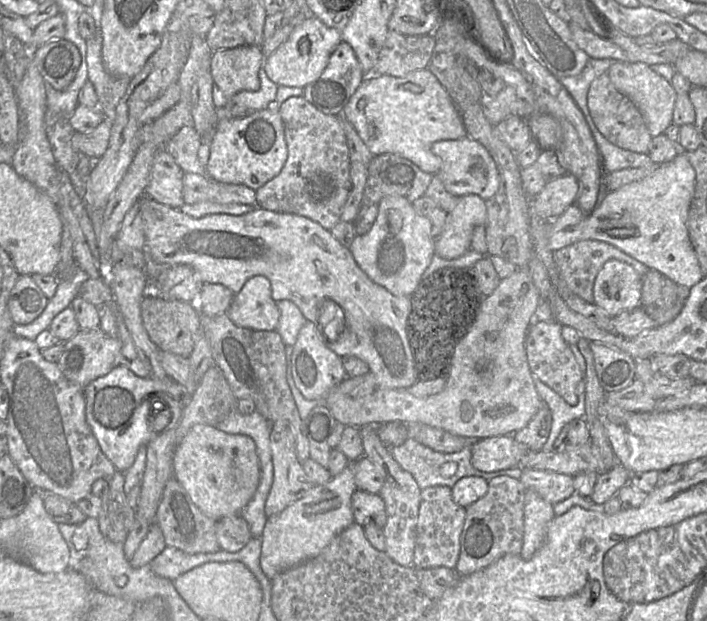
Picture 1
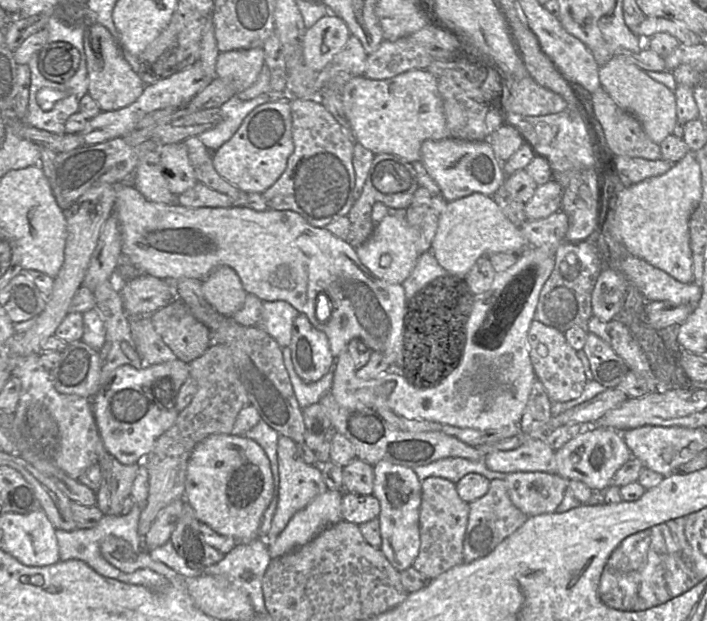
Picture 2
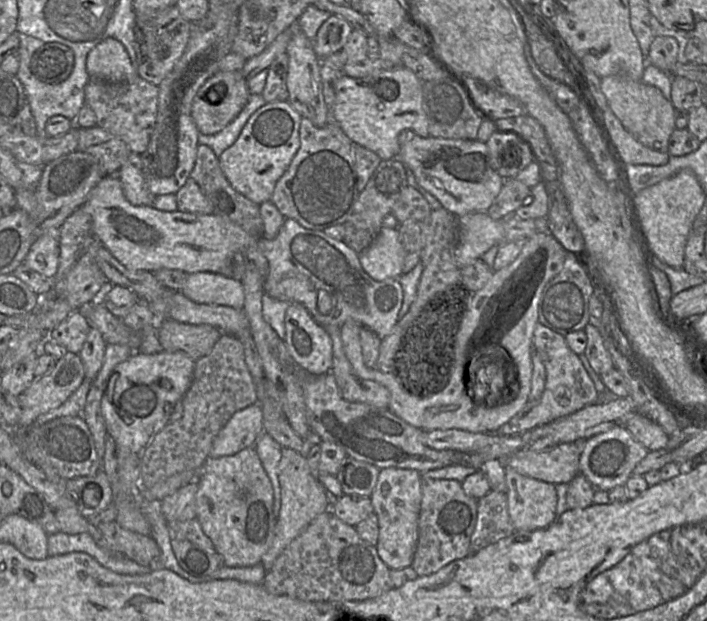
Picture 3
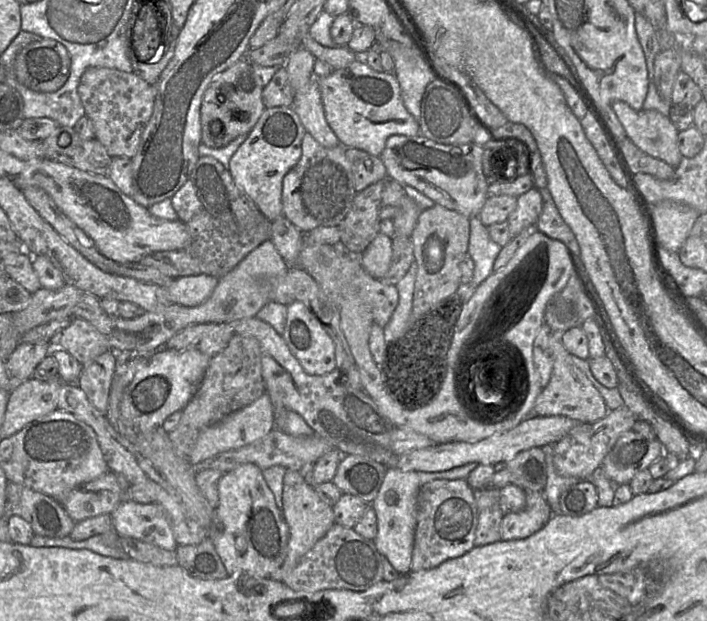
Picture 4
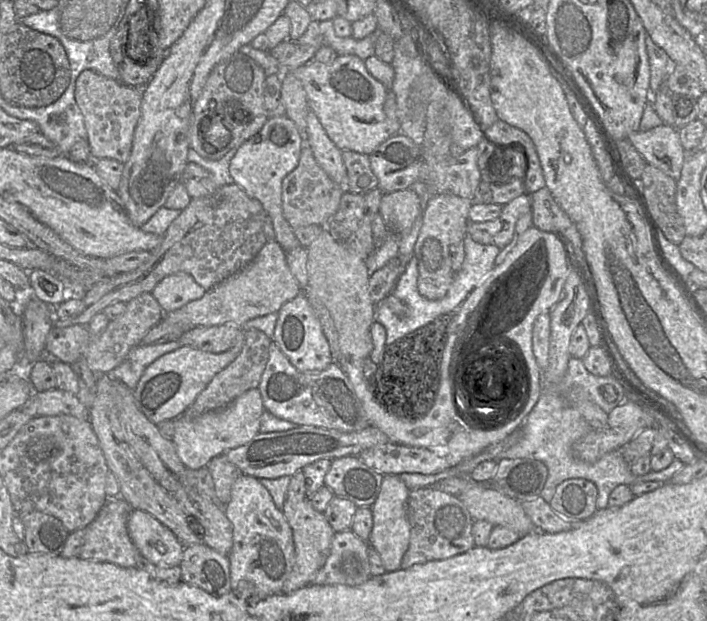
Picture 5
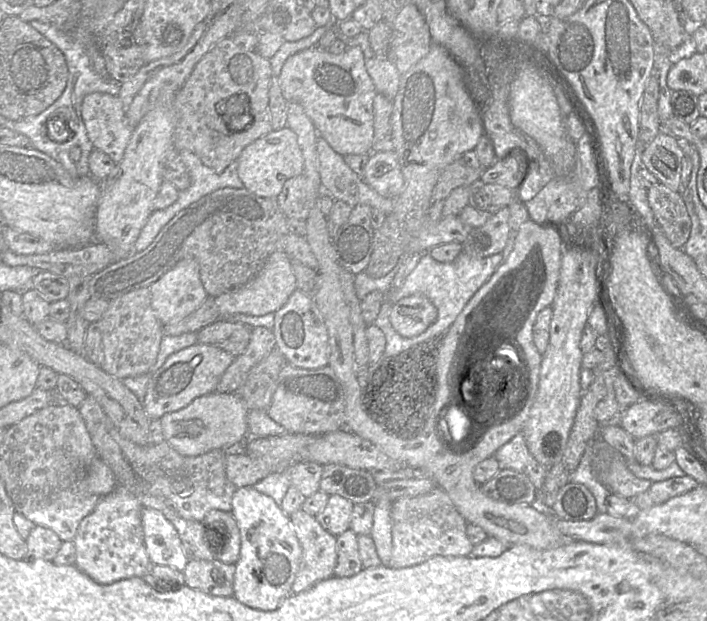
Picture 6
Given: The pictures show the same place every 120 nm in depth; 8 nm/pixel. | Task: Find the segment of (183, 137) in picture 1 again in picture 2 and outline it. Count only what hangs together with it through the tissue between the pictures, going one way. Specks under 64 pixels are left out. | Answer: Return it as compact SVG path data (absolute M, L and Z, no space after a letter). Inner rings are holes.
M197 136L189 137L183 143L187 148L189 161L198 182L228 196L232 200L233 206L247 207L248 193L240 190L218 174L213 166L212 157L208 154L208 148L199 138Z

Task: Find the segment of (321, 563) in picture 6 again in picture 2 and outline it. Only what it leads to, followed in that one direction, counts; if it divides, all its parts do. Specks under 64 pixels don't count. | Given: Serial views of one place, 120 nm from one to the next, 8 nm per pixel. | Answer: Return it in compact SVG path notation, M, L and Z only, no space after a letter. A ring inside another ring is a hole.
M280 435L277 446L279 497L276 511L273 515L271 528L266 535L266 543L273 542L285 529L295 513L305 508L315 497L328 488L323 480L320 465L309 465L300 457L297 443L287 436Z

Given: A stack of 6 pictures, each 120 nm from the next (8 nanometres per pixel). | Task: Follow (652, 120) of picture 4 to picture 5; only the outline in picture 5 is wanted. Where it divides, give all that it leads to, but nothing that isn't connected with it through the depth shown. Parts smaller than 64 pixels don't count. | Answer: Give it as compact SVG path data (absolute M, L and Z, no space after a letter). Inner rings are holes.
M662 123L647 131L635 131L630 141L648 164L655 166L676 182L681 177L685 160L679 129Z

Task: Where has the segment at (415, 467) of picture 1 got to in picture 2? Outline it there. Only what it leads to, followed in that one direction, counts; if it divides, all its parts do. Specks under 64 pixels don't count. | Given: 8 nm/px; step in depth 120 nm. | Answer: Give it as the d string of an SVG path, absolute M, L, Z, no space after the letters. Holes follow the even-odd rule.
M460 457L440 459L425 466L418 466L413 470L421 482L429 477L441 477L456 484L469 473L481 474L490 481L493 479L505 480L507 477L506 473L489 470L483 459L472 461Z

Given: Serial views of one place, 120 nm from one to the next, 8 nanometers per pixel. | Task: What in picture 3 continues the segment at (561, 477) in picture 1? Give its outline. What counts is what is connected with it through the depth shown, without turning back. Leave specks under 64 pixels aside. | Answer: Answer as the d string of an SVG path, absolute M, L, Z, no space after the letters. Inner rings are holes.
M505 467L508 513L515 531L545 528L556 518L556 486Z

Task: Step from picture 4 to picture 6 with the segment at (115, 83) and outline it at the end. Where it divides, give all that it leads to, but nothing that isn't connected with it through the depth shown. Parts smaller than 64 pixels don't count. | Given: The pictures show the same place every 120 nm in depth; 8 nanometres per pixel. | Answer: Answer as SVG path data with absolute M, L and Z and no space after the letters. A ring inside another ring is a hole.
M100 92L86 95L81 104L81 116L93 148L107 154L114 163L120 163L124 157L133 129L129 124L119 96Z

